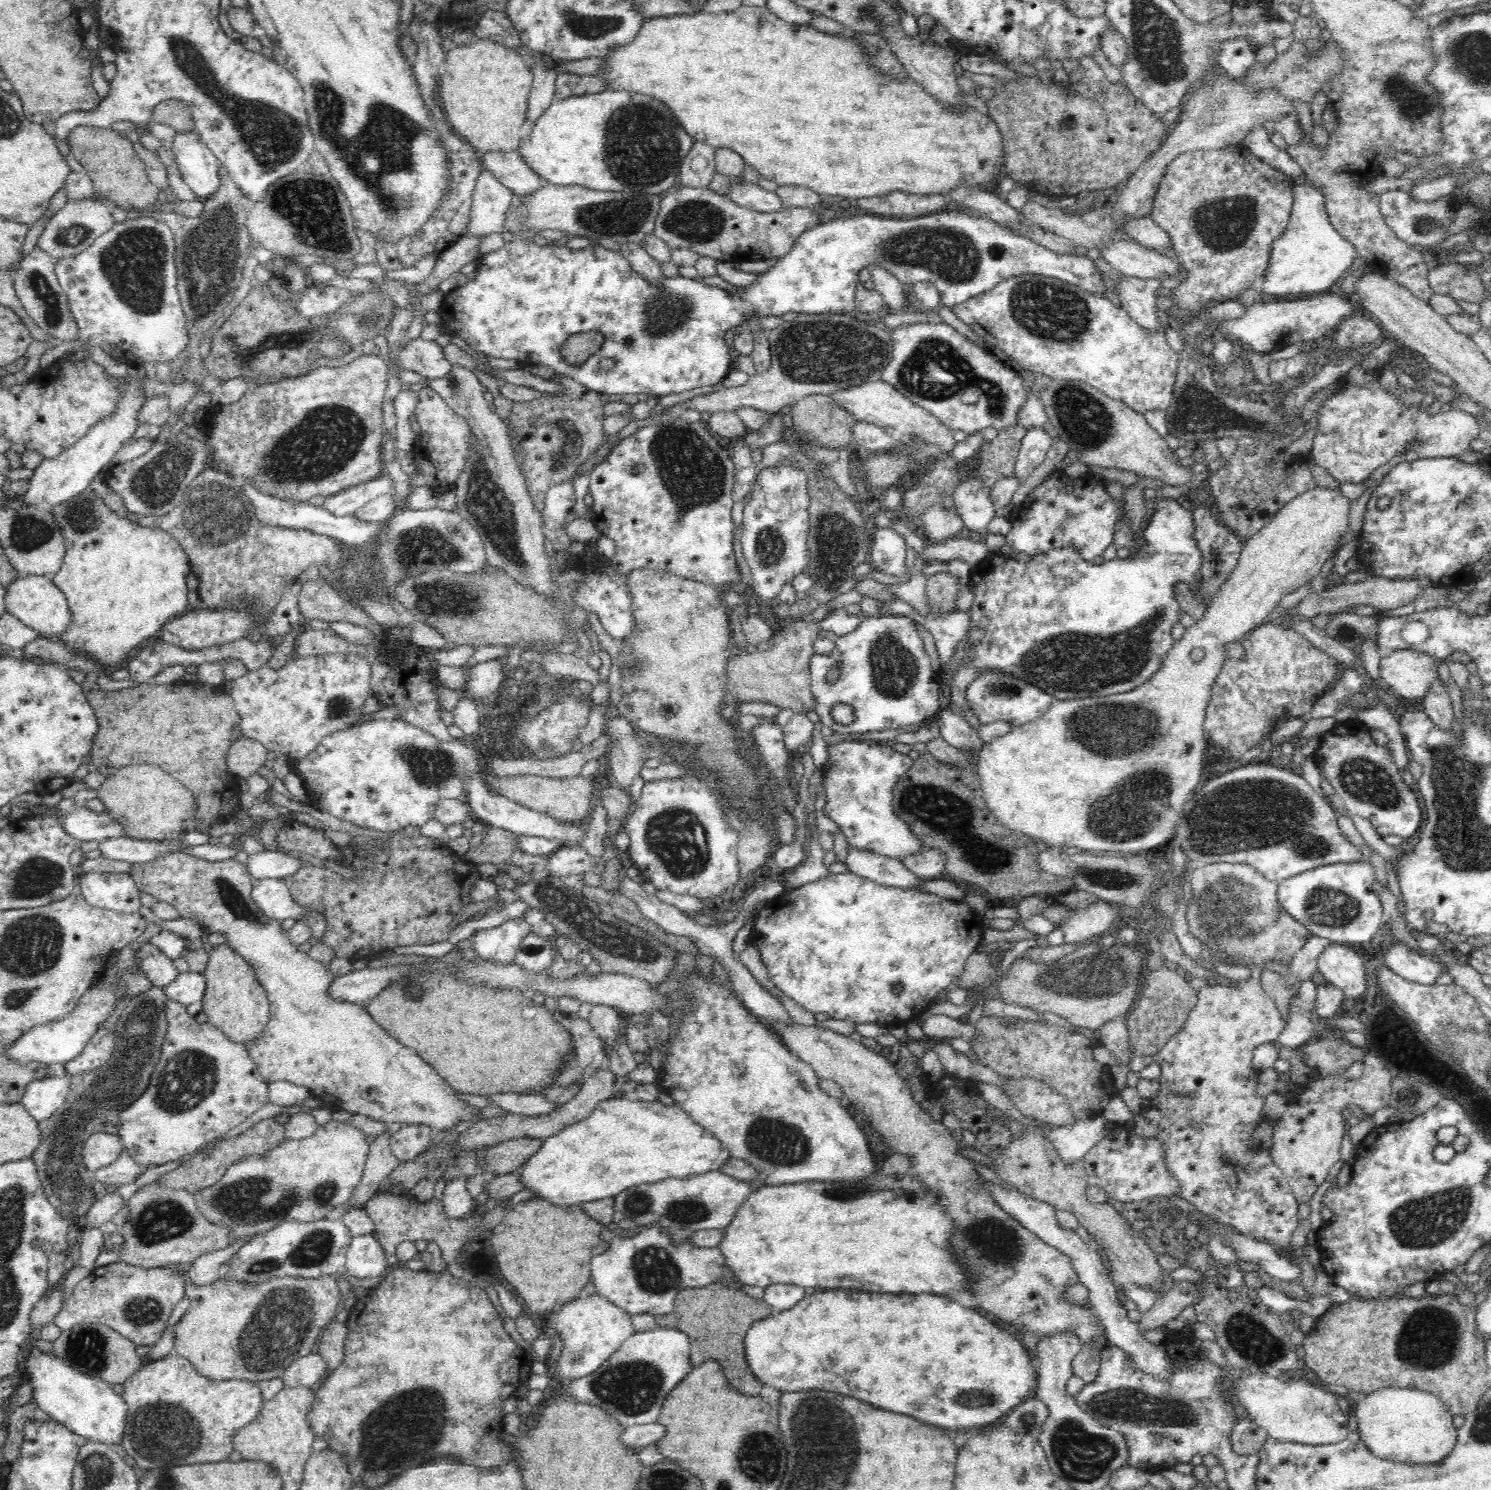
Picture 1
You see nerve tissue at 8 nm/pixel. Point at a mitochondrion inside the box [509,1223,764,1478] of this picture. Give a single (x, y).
(632, 1388)

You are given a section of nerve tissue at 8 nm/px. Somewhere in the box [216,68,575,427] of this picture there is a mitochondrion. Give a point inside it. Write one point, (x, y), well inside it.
(388, 132)

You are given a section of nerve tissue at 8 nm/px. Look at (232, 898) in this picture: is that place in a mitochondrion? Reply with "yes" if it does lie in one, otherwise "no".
yes

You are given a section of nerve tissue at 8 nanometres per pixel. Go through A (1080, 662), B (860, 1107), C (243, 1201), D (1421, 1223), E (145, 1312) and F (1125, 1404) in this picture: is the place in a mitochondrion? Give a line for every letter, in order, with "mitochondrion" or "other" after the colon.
A: mitochondrion
B: other
C: mitochondrion
D: mitochondrion
E: mitochondrion
F: mitochondrion

